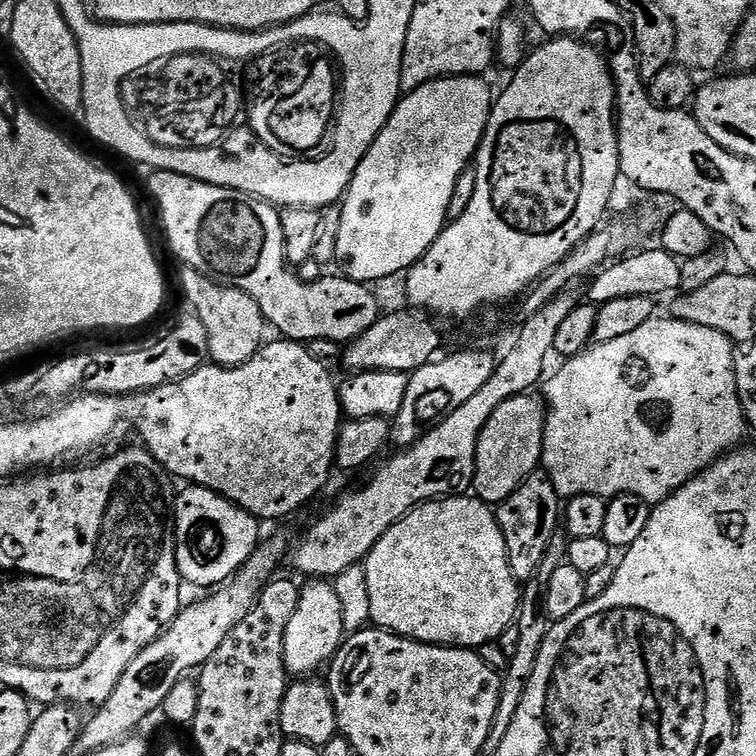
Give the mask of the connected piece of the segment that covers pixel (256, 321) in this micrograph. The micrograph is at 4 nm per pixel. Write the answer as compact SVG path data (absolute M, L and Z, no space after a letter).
M184 268L181 273L180 288L192 307L189 309L200 319L202 326L206 326L208 360L221 368L237 368L250 362L250 358L254 358L254 354L266 340L266 321L258 302L254 302L250 294L237 288L227 288L193 268Z

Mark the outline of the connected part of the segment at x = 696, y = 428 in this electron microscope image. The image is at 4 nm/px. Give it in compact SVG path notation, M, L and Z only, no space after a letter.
M665 318L647 320L638 330L625 334L623 338L614 338L614 342L605 344L593 343L576 356L567 357L564 364L556 373L549 375L543 381L543 403L546 405L544 418L544 454L542 457L542 471L554 490L561 498L577 496L578 494L594 494L611 498L634 494L642 498L650 506L661 504L667 496L674 494L686 482L690 482L699 472L704 472L715 460L741 447L745 443L744 435L750 432L748 420L742 410L742 402L738 398L736 385L736 371L734 370L733 341L722 335L718 330L710 330L710 326L694 326L694 322L682 322Z

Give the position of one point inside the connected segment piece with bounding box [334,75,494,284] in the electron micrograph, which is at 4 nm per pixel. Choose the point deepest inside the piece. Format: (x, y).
(397, 203)

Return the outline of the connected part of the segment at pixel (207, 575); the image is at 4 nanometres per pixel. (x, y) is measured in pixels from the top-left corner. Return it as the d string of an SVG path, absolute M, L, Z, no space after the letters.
M199 486L185 487L185 492L175 497L174 500L174 527L176 529L176 561L180 571L181 581L197 584L204 590L212 590L229 581L235 576L236 571L256 553L261 543L261 521L246 511L244 508L231 504L224 496L219 496L214 490Z

